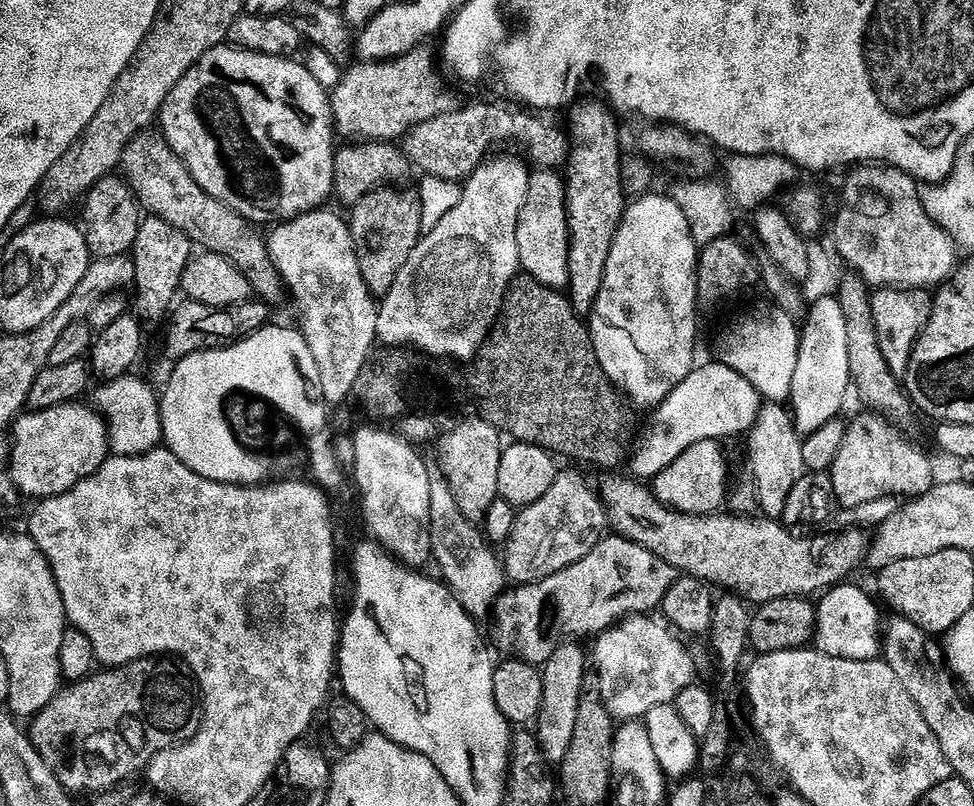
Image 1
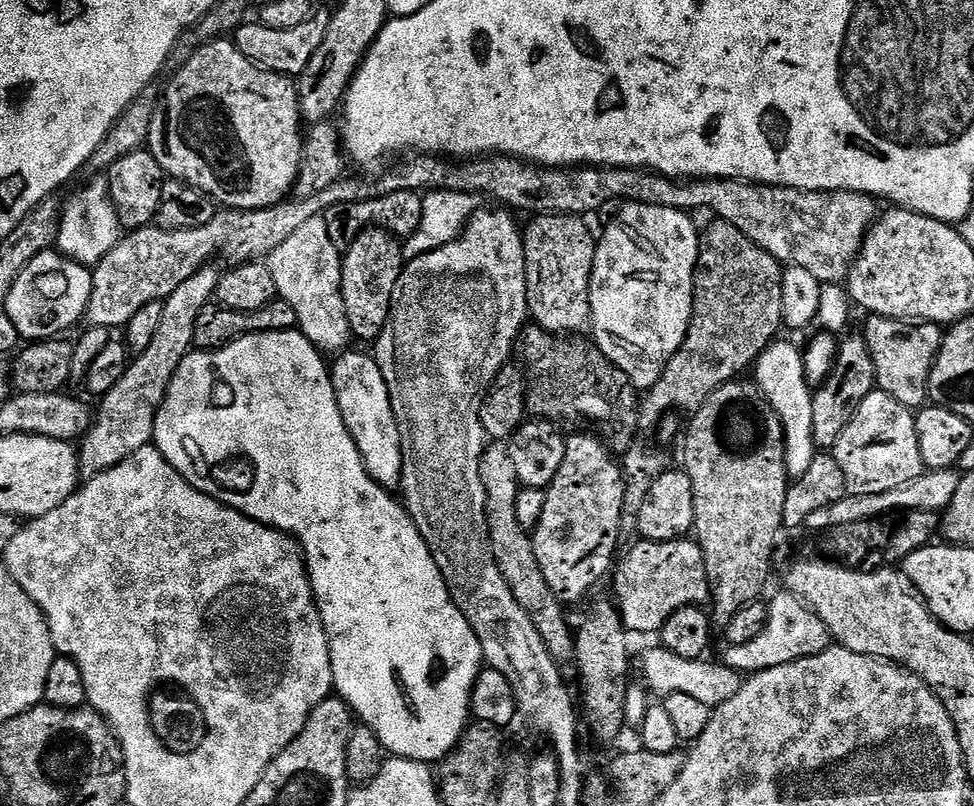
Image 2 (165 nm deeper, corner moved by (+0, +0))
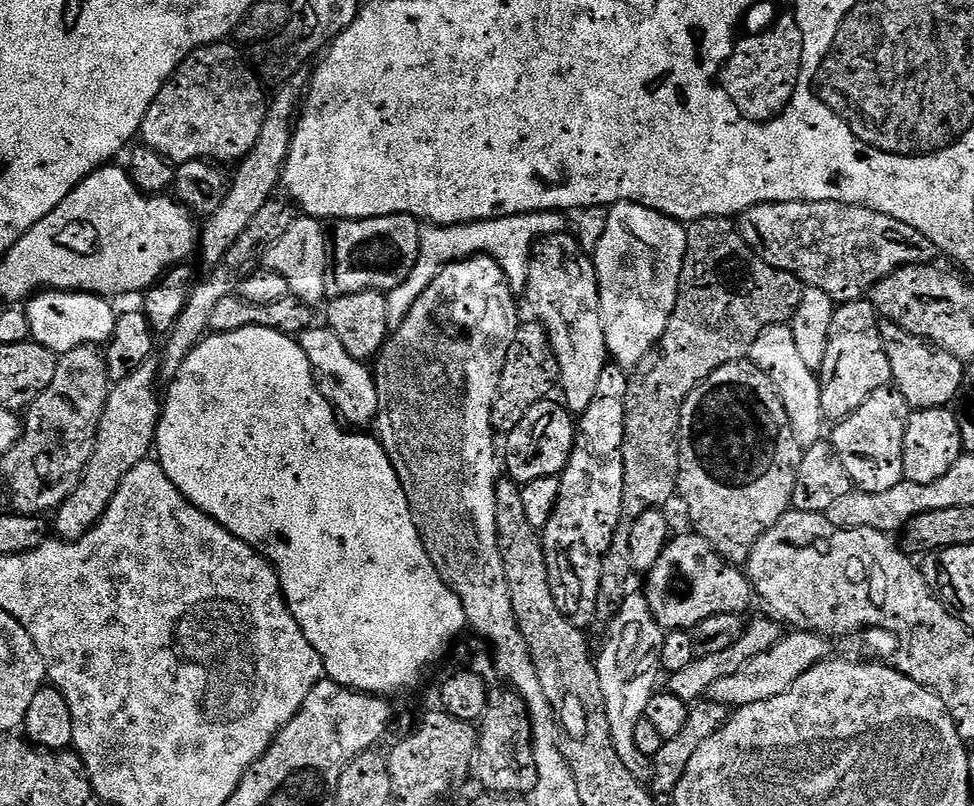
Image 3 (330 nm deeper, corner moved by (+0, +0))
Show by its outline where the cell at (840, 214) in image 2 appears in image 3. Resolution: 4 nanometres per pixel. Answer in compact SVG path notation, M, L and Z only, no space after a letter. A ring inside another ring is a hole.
M809 200L756 204L740 213L738 227L758 258L794 274L809 288L826 290L840 304L865 299L875 284L900 268L933 263L931 242L914 226L860 204Z

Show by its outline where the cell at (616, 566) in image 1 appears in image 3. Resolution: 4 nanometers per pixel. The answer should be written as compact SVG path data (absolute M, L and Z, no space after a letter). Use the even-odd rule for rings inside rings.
M695 534L687 535L673 535L662 550L658 562L654 562L652 569L646 573L648 605L652 611L652 617L665 630L691 630L695 628L698 622L702 622L714 614L740 616L751 606L752 600L754 601L752 583L737 565L730 564L727 560L722 559L714 550L714 546L710 546L710 542L706 542L706 538Z

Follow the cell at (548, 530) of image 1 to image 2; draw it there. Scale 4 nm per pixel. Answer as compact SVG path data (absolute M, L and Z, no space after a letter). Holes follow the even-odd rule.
M592 434L567 437L566 458L562 458L562 466L558 474L554 474L554 482L548 485L544 493L546 506L542 506L542 518L536 531L531 533L534 558L538 558L538 566L542 566L542 574L550 590L554 590L565 606L578 603L607 572L609 575L613 571L616 543L622 540L620 519L623 516L624 473L607 443L595 435L588 435Z

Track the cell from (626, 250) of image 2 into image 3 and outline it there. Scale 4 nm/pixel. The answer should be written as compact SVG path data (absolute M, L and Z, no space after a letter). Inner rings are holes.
M627 202L611 205L608 221L606 222L606 234L603 235L602 240L598 243L594 253L594 263L596 265L596 277L600 283L600 313L602 314L602 330L606 334L608 354L616 364L625 370L635 369L636 365L642 362L642 358L646 358L646 354L653 351L656 345L659 344L660 339L666 334L666 326L670 326L670 314L674 314L676 295L680 289L680 275L684 265L687 237L688 229L683 223L671 220L670 217L664 216L661 212L655 212L641 204L629 204Z

